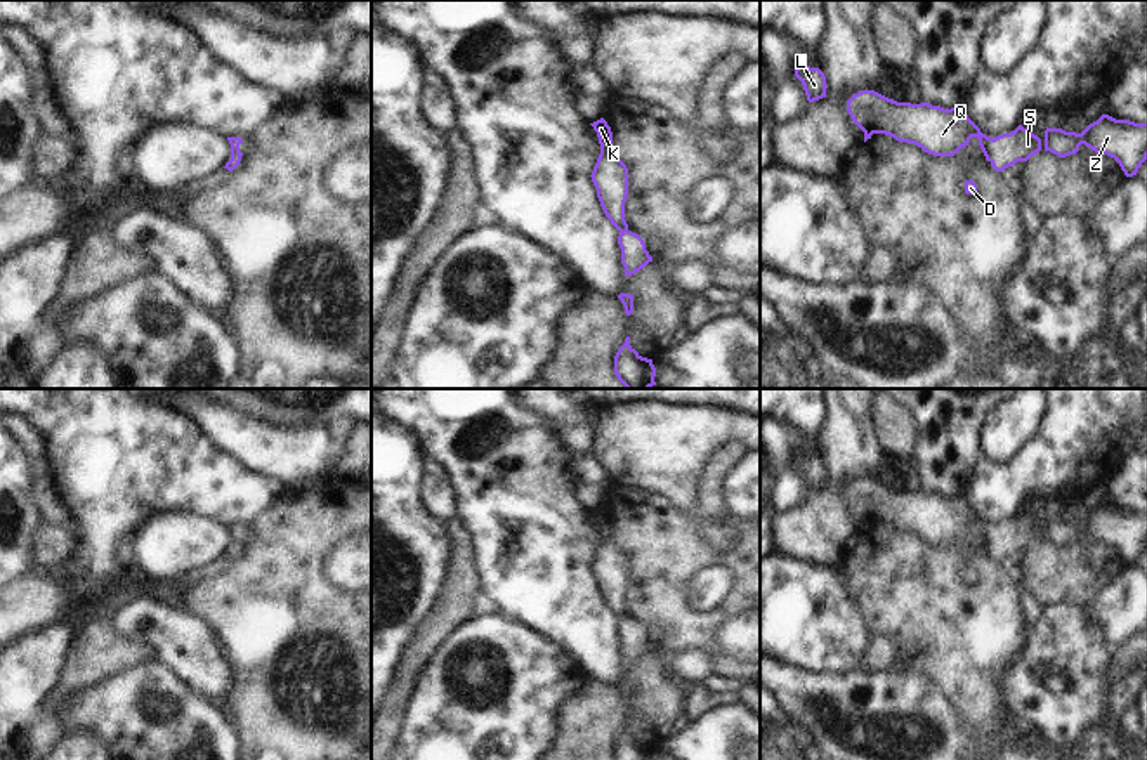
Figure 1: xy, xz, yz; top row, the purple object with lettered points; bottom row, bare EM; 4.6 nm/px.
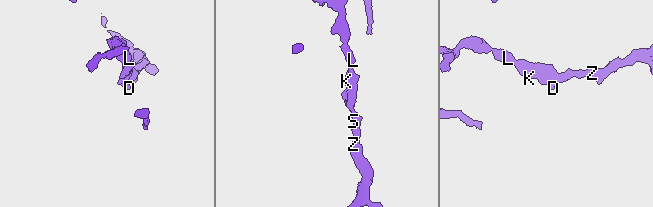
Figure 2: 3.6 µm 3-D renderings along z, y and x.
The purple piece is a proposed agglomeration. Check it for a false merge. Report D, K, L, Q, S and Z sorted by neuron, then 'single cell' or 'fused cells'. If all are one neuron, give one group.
D K L Q S Z; single cell

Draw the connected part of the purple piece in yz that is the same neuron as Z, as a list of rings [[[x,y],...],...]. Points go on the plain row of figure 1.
[[[875,479],[854,482],[847,489],[847,500],[864,521],[864,531],[873,522],[885,522],[899,531],[916,533],[934,545],[954,545],[972,526],[977,526],[996,560],[1027,550],[1041,538],[1065,547],[1076,543],[1081,533],[1097,543],[1114,547],[1126,566],[1137,564],[1147,548],[1147,512],[1116,508],[1109,503],[1102,503],[1081,522],[1046,515],[1041,529],[1022,514],[993,527],[980,521],[963,495],[944,498],[928,491],[897,491]]]

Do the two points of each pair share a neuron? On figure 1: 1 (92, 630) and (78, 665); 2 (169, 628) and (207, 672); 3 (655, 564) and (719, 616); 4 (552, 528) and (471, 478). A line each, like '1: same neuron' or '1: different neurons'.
1: same neuron
2: same neuron
3: same neuron
4: same neuron

